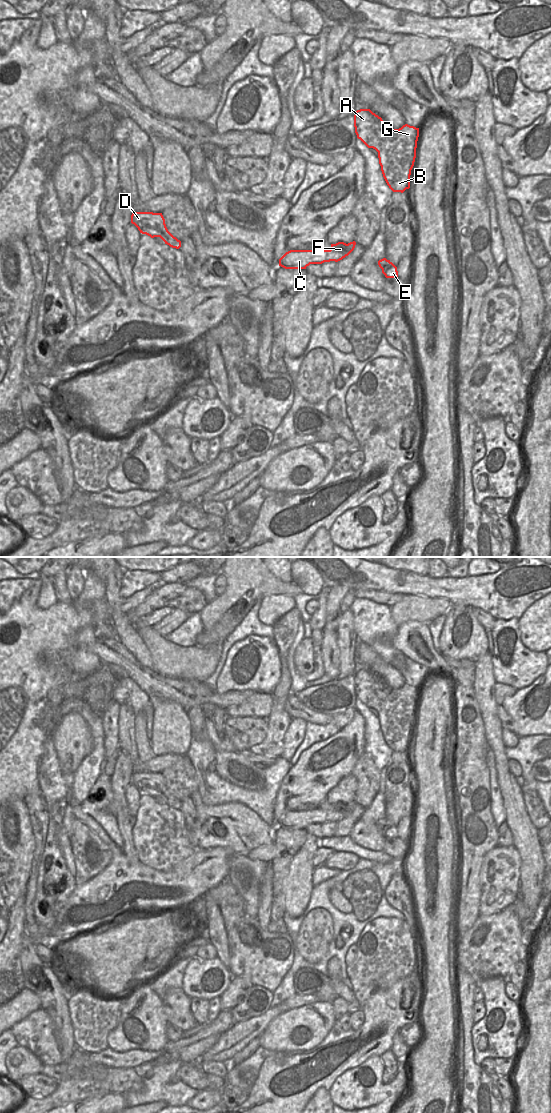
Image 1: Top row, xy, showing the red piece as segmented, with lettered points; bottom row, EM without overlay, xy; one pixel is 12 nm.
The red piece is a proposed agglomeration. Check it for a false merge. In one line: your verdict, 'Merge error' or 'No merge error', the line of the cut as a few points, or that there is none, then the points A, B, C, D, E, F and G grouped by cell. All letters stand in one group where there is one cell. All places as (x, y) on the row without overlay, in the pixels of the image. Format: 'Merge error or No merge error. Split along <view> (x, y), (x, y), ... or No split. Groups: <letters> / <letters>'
No merge error. No split. Groups: A B C D E F G

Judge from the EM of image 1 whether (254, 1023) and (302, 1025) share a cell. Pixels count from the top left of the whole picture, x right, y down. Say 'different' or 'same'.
different

